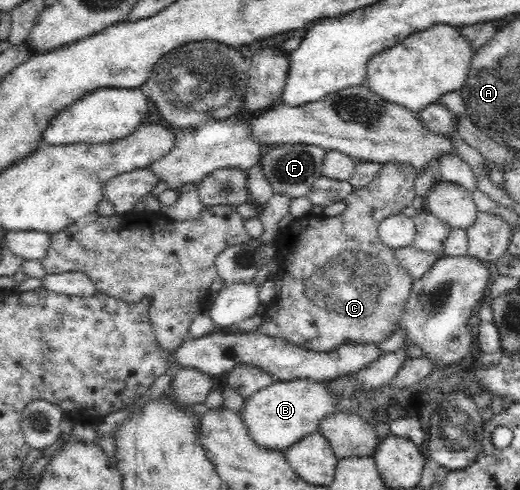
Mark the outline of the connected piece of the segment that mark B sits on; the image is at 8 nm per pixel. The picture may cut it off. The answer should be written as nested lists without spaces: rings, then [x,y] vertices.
[[[308,378],[292,381],[274,381],[272,384],[242,401],[242,409],[235,413],[242,418],[256,447],[268,451],[283,452],[308,433],[316,432],[318,423],[334,411],[340,411],[342,401],[336,401],[334,394],[322,385]]]

